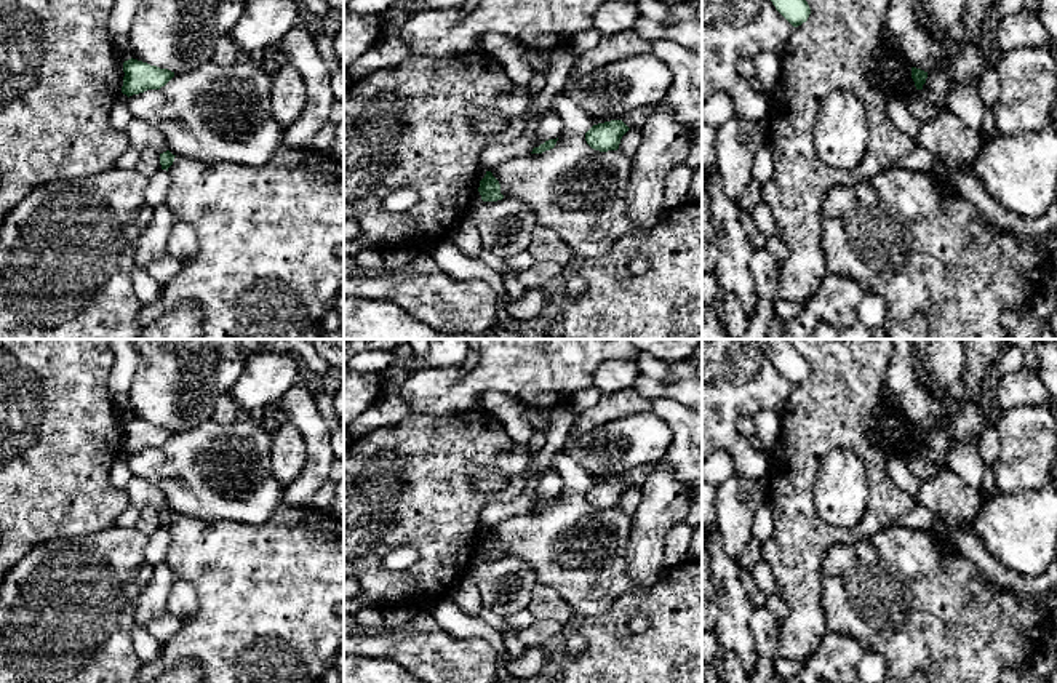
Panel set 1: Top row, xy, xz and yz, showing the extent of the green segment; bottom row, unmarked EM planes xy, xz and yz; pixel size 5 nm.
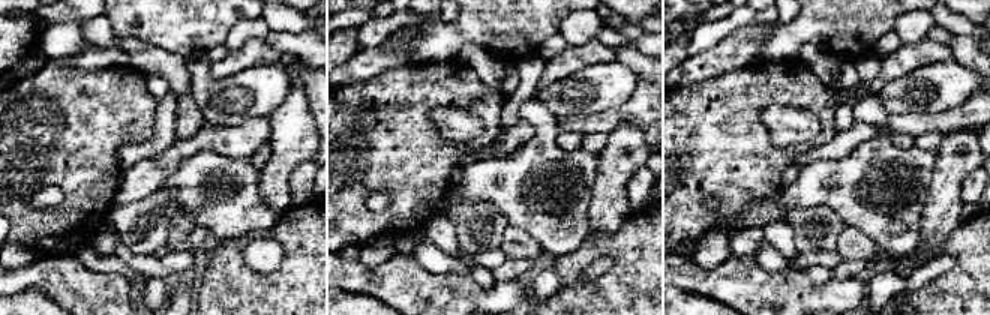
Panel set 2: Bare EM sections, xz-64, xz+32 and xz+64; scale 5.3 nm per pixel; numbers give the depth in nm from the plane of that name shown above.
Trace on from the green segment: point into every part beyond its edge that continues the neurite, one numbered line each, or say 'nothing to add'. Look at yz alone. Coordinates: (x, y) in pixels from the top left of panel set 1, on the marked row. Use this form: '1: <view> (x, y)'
nothing to add

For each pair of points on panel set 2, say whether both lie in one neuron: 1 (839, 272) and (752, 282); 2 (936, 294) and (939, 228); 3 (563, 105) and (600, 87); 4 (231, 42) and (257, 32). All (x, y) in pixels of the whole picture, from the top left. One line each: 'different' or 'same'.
1: different
2: different
3: same
4: same

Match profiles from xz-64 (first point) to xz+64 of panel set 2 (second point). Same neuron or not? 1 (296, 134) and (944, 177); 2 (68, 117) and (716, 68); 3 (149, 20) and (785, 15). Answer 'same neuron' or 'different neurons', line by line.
1: same neuron
2: different neurons
3: different neurons

